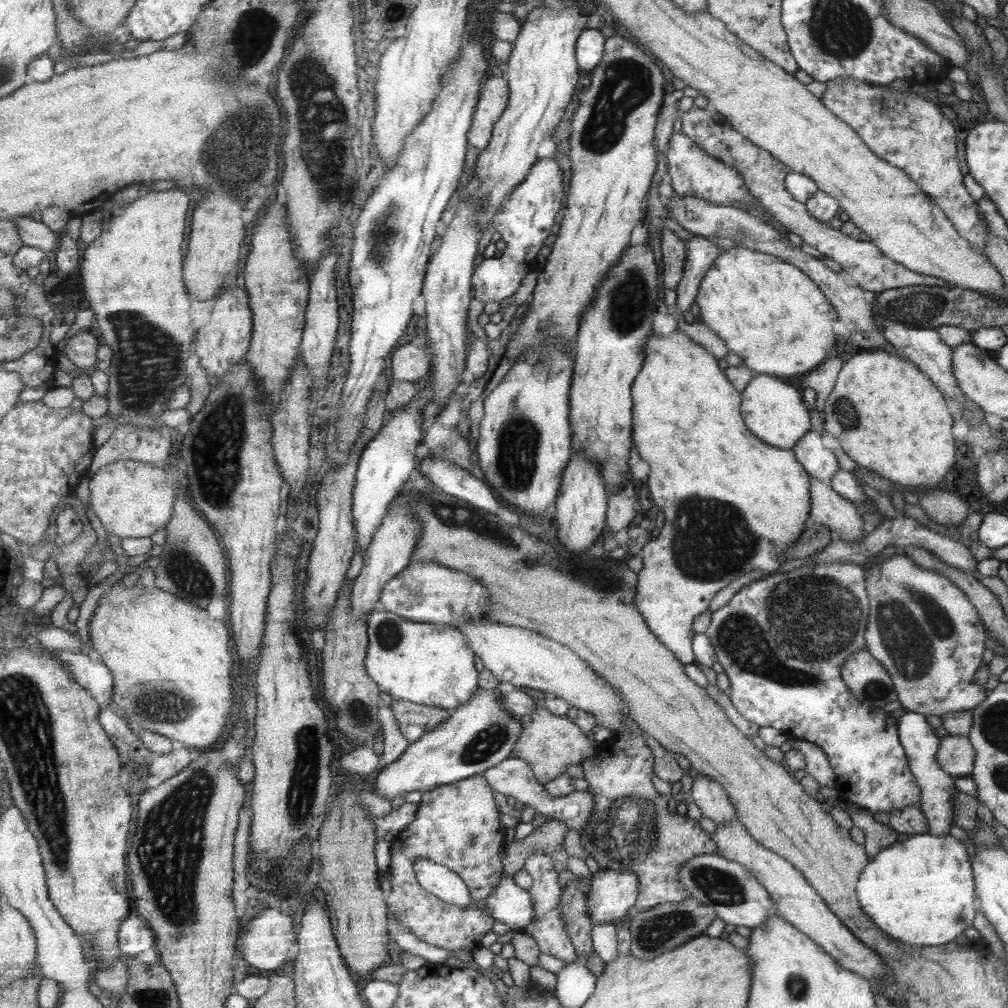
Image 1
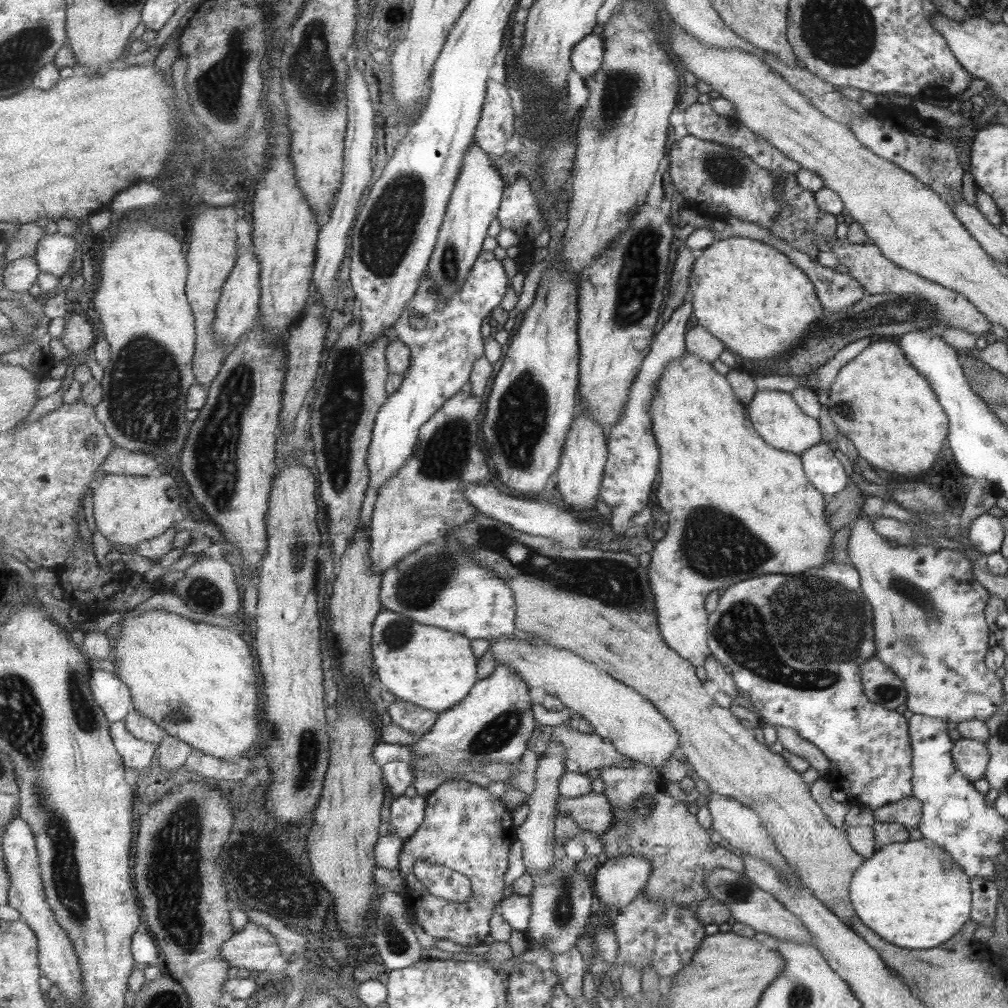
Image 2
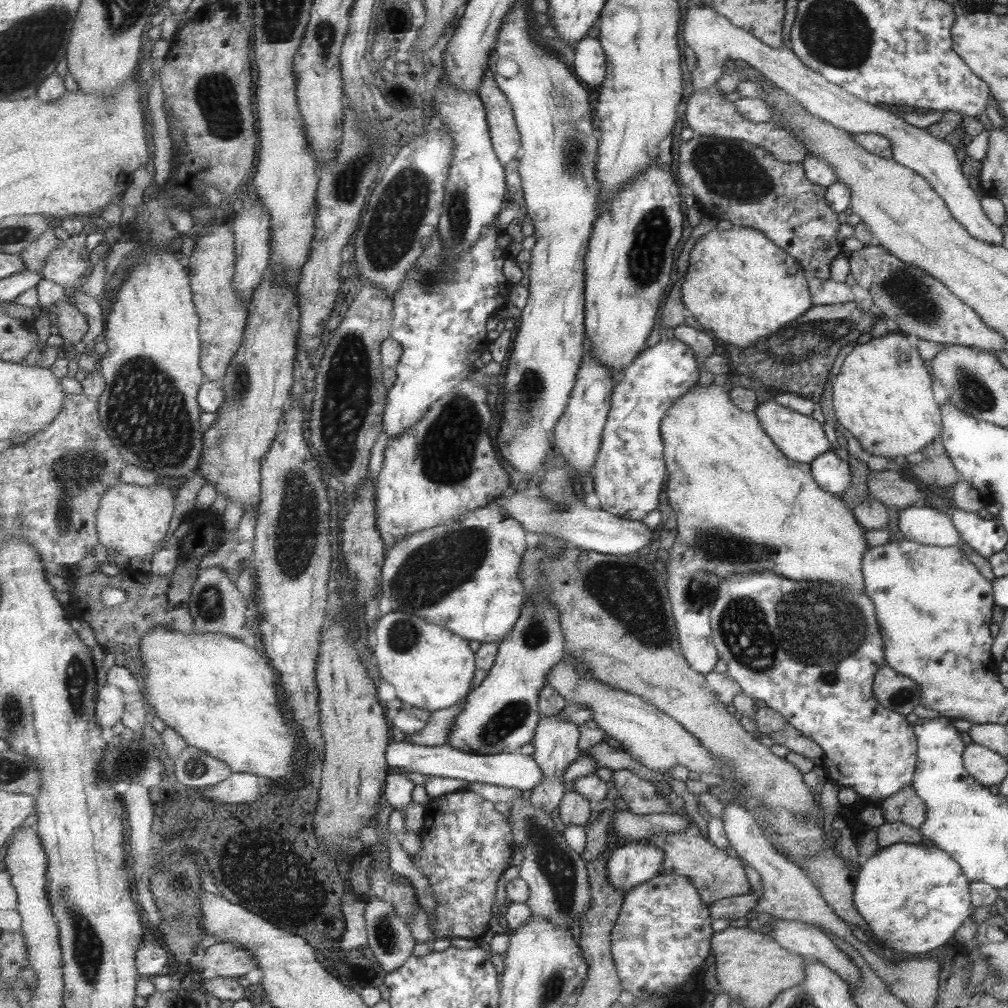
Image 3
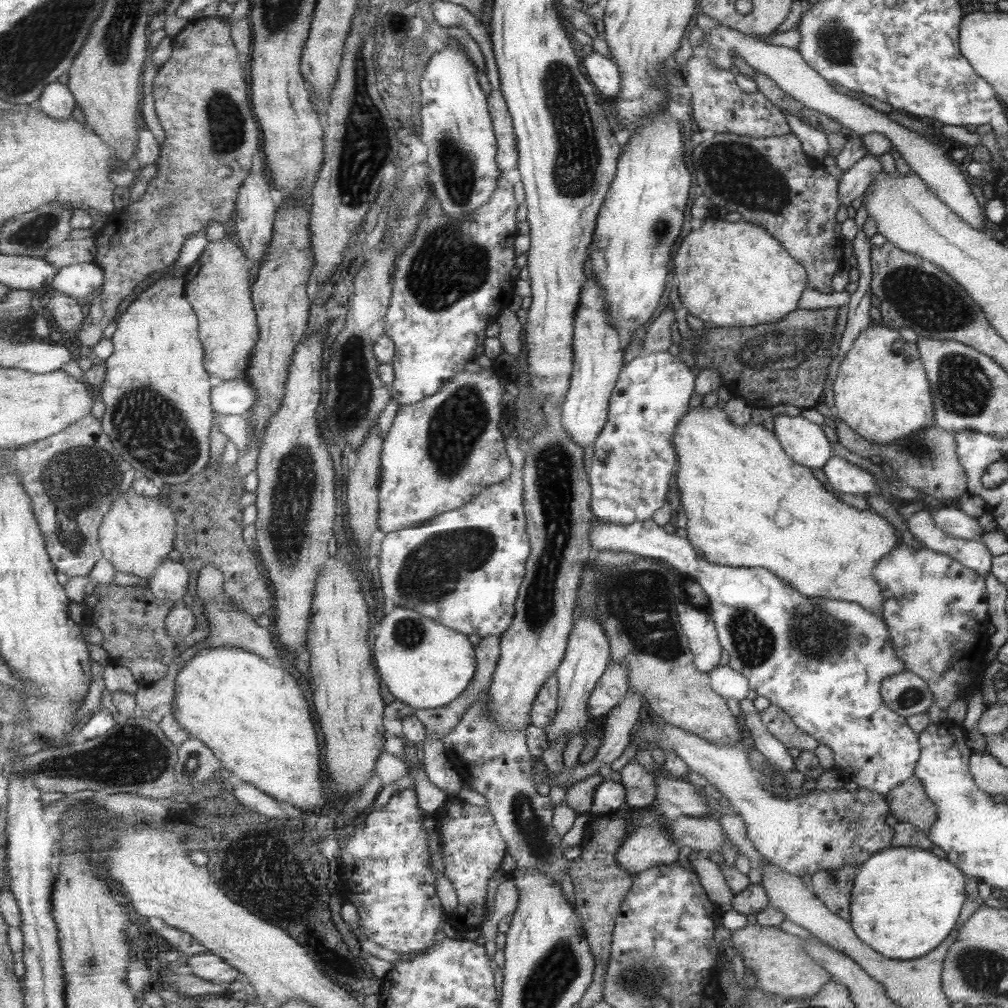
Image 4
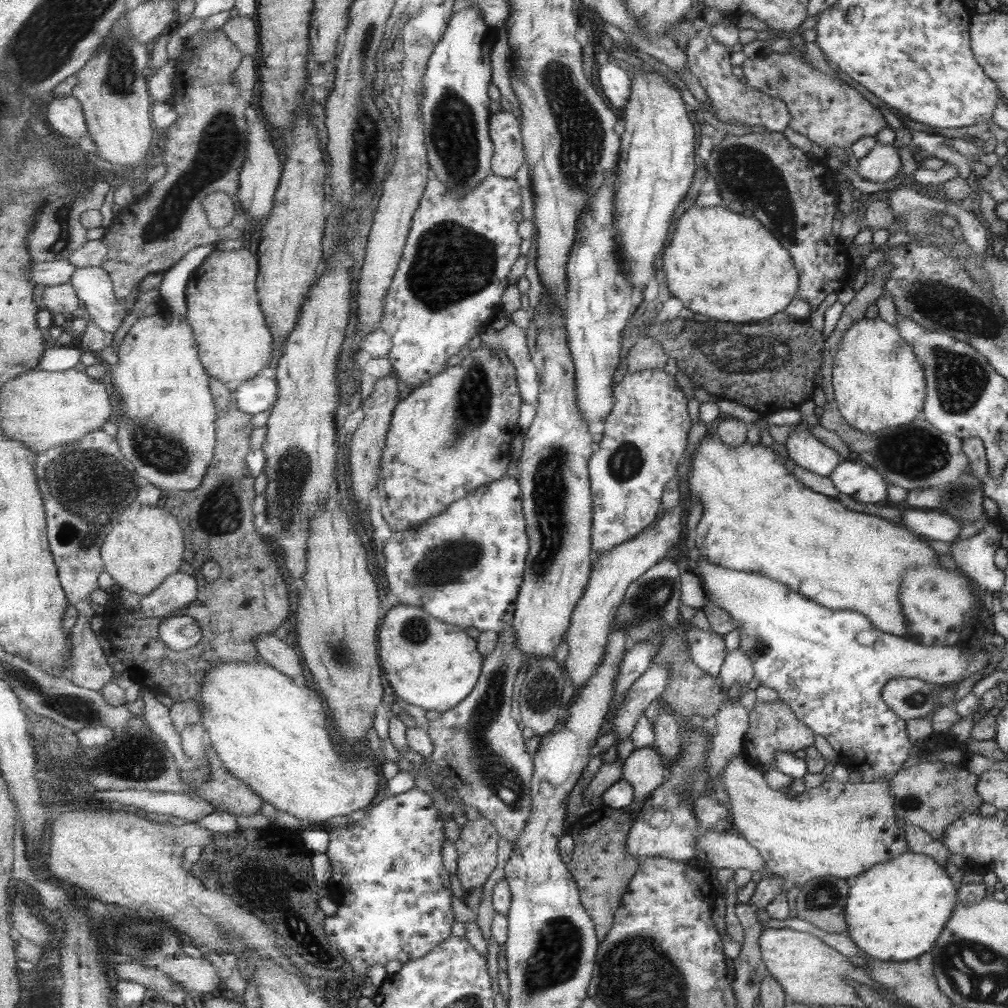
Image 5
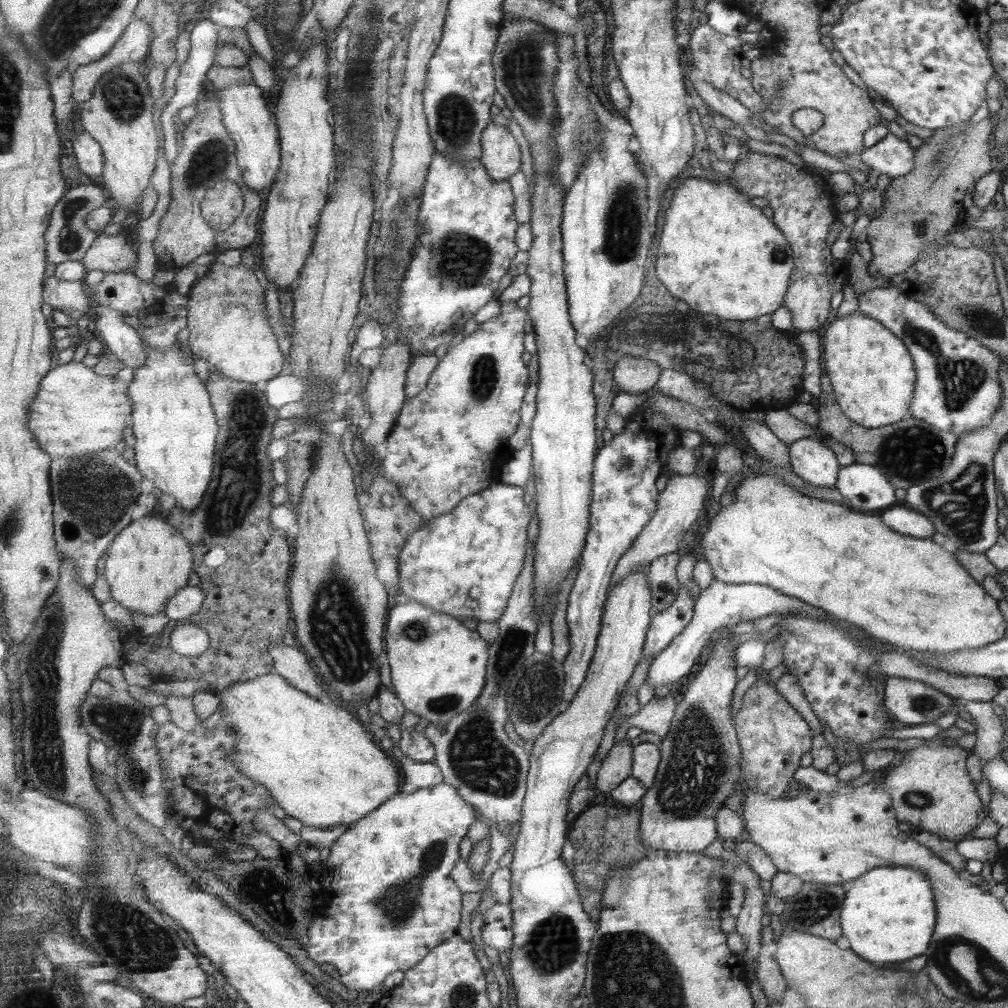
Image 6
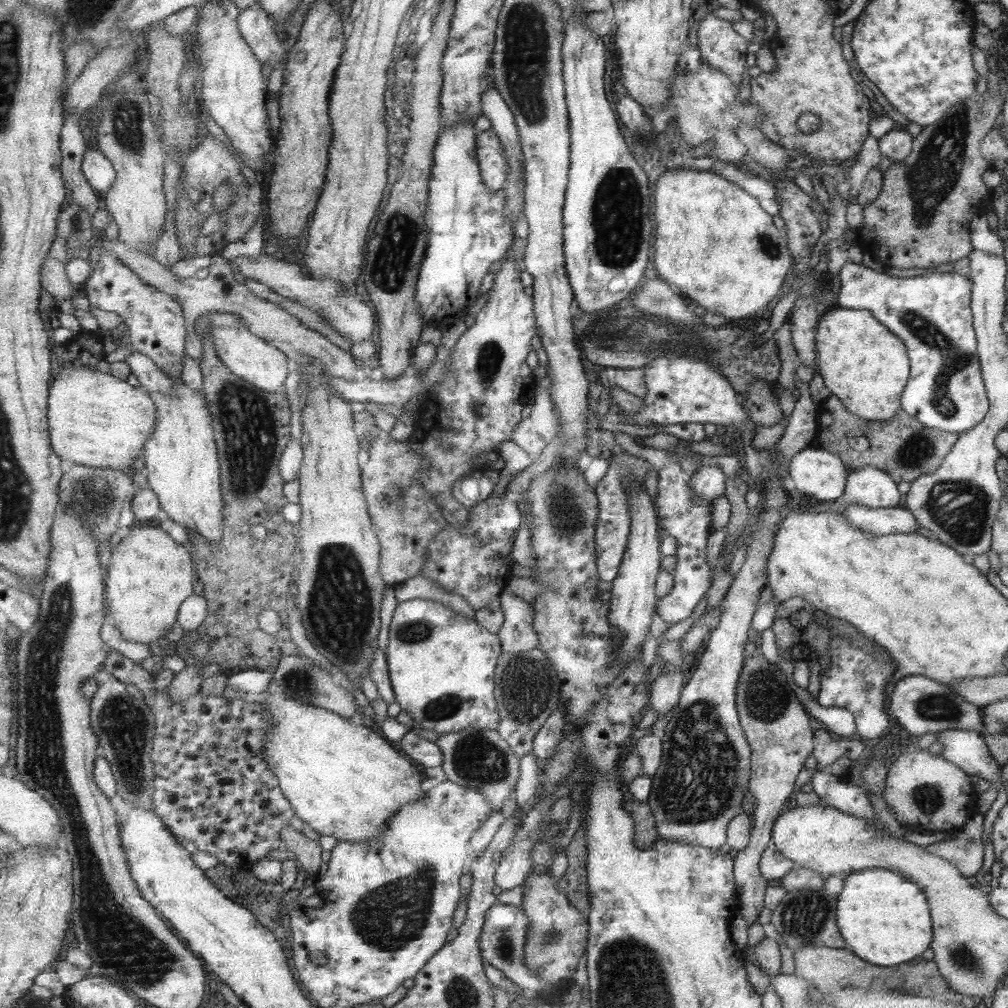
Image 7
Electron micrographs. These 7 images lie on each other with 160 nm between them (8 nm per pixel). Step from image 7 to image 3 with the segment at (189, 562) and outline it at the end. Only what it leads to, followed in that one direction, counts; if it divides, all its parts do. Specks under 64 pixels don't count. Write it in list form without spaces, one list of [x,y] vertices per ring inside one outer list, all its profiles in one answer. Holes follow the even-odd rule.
[[[119,483],[112,486],[99,500],[97,508],[97,535],[99,544],[108,549],[107,556],[115,552],[133,558],[154,554],[155,547],[163,542],[172,531],[172,520],[176,509],[175,492],[169,486],[155,483],[149,486]]]

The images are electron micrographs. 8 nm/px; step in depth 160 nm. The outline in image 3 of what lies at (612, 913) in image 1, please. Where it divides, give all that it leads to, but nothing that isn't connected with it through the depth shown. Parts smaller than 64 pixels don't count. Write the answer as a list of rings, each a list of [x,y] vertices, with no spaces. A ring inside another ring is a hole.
[[[630,841],[627,845],[617,848],[609,855],[608,878],[617,890],[625,894],[639,886],[642,882],[655,877],[664,862],[665,852],[657,846],[651,846],[648,841]]]

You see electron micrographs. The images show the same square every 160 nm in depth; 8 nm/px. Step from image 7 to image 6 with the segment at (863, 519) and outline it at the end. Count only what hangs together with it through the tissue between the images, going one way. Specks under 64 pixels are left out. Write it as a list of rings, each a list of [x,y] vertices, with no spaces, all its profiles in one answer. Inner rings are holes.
[[[889,507],[879,518],[893,532],[913,538],[929,539],[936,532],[936,527],[925,514],[919,514],[917,511],[904,507]]]

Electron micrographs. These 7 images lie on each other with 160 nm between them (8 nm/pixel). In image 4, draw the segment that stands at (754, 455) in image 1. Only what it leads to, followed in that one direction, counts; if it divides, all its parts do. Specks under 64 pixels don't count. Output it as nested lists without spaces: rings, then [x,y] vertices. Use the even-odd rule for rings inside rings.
[[[699,405],[687,410],[679,422],[677,422],[675,436],[673,436],[673,445],[675,445],[675,453],[678,455],[679,461],[679,469],[676,472],[675,482],[680,494],[680,504],[685,518],[687,518],[684,527],[686,539],[693,548],[701,550],[701,557],[703,559],[721,566],[761,567],[770,571],[777,578],[782,579],[795,591],[799,591],[801,595],[807,595],[809,598],[840,599],[845,602],[860,603],[865,610],[873,610],[873,614],[881,614],[883,612],[884,598],[881,588],[876,582],[873,570],[884,554],[892,552],[900,544],[900,537],[893,535],[895,528],[891,527],[884,518],[877,515],[873,510],[857,510],[856,507],[848,506],[848,504],[841,502],[833,494],[832,490],[825,485],[817,472],[809,467],[798,465],[796,462],[793,462],[792,458],[789,458],[788,454],[785,454],[779,440],[772,431],[752,421],[741,426],[734,425],[726,412],[721,410],[721,408],[717,408],[717,405],[710,407]],[[683,598],[677,601],[676,612],[680,629],[688,640],[689,651],[692,652],[692,662],[698,671],[708,673],[713,670],[721,656],[720,640],[714,629],[711,618],[699,608],[681,605]]]

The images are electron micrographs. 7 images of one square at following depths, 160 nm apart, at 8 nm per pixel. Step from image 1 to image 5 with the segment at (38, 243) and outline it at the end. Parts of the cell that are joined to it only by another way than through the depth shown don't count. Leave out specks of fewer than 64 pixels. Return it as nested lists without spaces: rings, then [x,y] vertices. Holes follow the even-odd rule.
[[[101,266],[78,268],[70,283],[80,302],[90,311],[91,321],[105,332],[115,334],[127,312],[123,301],[114,293],[114,282]]]

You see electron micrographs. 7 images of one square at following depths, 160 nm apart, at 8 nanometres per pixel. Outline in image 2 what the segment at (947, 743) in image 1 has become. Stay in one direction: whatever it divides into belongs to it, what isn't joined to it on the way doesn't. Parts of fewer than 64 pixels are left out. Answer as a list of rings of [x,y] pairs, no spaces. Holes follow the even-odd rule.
[[[957,738],[951,748],[955,767],[970,781],[983,778],[988,752],[982,742]]]

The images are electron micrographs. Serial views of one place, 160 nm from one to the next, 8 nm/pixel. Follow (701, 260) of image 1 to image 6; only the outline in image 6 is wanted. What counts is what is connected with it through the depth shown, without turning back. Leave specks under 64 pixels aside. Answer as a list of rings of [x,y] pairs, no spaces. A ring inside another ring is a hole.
[[[639,406],[637,411],[626,419],[624,431],[616,434],[612,441],[599,449],[593,471],[594,499],[592,502],[592,525],[579,562],[579,574],[575,579],[575,586],[570,596],[567,623],[570,628],[570,644],[572,645],[569,657],[564,662],[566,685],[563,687],[563,700],[571,704],[577,691],[589,676],[590,666],[593,664],[598,646],[598,639],[602,629],[602,619],[605,613],[608,595],[611,591],[611,579],[619,559],[633,546],[645,525],[652,520],[659,504],[659,493],[655,488],[655,480],[664,474],[664,466],[668,454],[679,447],[680,433],[661,414],[649,407]]]

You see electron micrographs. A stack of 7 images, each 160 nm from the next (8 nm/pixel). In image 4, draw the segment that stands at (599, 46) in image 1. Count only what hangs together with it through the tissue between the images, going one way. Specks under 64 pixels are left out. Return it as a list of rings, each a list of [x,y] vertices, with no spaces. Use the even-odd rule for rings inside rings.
[[[592,50],[587,56],[582,56],[582,61],[585,73],[602,98],[614,99],[621,94],[622,80],[614,59]]]

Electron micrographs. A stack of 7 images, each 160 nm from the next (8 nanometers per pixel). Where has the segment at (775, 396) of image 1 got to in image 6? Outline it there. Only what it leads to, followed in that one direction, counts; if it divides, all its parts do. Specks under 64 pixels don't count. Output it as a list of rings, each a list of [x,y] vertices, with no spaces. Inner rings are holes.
[[[800,438],[788,445],[792,472],[805,482],[820,487],[834,487],[840,466],[835,453],[813,438]]]

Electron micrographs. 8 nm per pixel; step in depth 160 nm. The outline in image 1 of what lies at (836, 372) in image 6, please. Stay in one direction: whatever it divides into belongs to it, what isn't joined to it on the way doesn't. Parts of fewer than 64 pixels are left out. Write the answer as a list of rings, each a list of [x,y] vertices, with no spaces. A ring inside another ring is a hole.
[[[868,350],[853,355],[842,364],[836,382],[831,392],[827,395],[823,410],[818,413],[818,422],[821,423],[823,433],[826,434],[829,440],[833,444],[838,445],[839,449],[842,449],[858,467],[871,468],[871,471],[875,474],[890,480],[892,483],[901,484],[901,486],[915,488],[920,488],[921,486],[928,487],[933,482],[937,484],[939,480],[943,480],[943,476],[947,474],[947,470],[953,466],[953,460],[955,460],[955,444],[953,444],[953,436],[951,436],[951,430],[949,430],[953,424],[951,424],[951,414],[947,412],[945,401],[944,395],[941,394],[940,390],[937,390],[932,380],[928,379],[927,375],[924,375],[922,371],[905,358],[890,354],[887,351]]]

